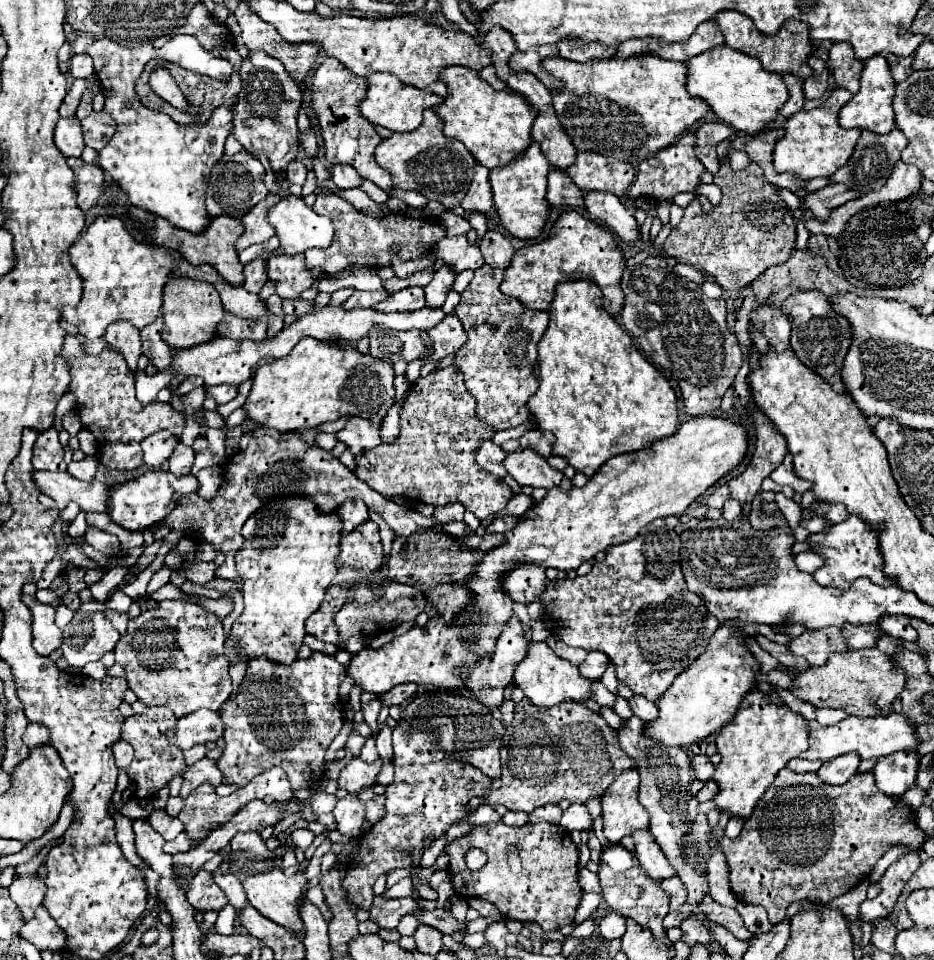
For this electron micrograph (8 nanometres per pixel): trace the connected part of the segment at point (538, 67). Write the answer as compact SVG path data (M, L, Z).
M541 45L541 47L529 47L527 51L517 51L511 59L509 59L509 67L513 67L513 71L529 71L533 73L549 91L555 91L564 87L564 84L545 71L545 67L541 65L541 61L545 57L553 57L557 55L559 49L557 45Z

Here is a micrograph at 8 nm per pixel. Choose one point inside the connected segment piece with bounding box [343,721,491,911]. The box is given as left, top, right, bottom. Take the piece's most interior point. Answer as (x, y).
(430, 792)

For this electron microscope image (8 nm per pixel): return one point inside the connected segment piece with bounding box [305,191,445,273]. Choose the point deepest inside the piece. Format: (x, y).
(359, 239)

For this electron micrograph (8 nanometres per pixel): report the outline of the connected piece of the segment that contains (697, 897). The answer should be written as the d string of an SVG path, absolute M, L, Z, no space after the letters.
M631 717L627 719L627 725L623 729L619 729L619 743L623 747L623 751L633 757L637 761L637 769L641 773L641 791L639 791L639 803L643 803L643 807L649 811L651 815L651 833L655 837L655 841L659 843L661 851L665 853L665 857L669 859L669 863L675 867L675 871L679 873L681 881L687 885L689 889L689 899L691 903L685 903L677 913L667 913L665 921L663 921L663 929L669 931L673 927L679 927L683 919L687 919L695 907L703 901L703 897L709 893L709 883L707 883L707 873L699 867L693 867L683 855L681 855L681 847L685 845L685 835L691 831L689 823L687 823L687 803L691 799L689 793L689 785L695 781L695 771L691 765L691 755L687 749L681 747L667 747L663 743L657 743L655 739L645 735L645 721L641 721L639 717Z

